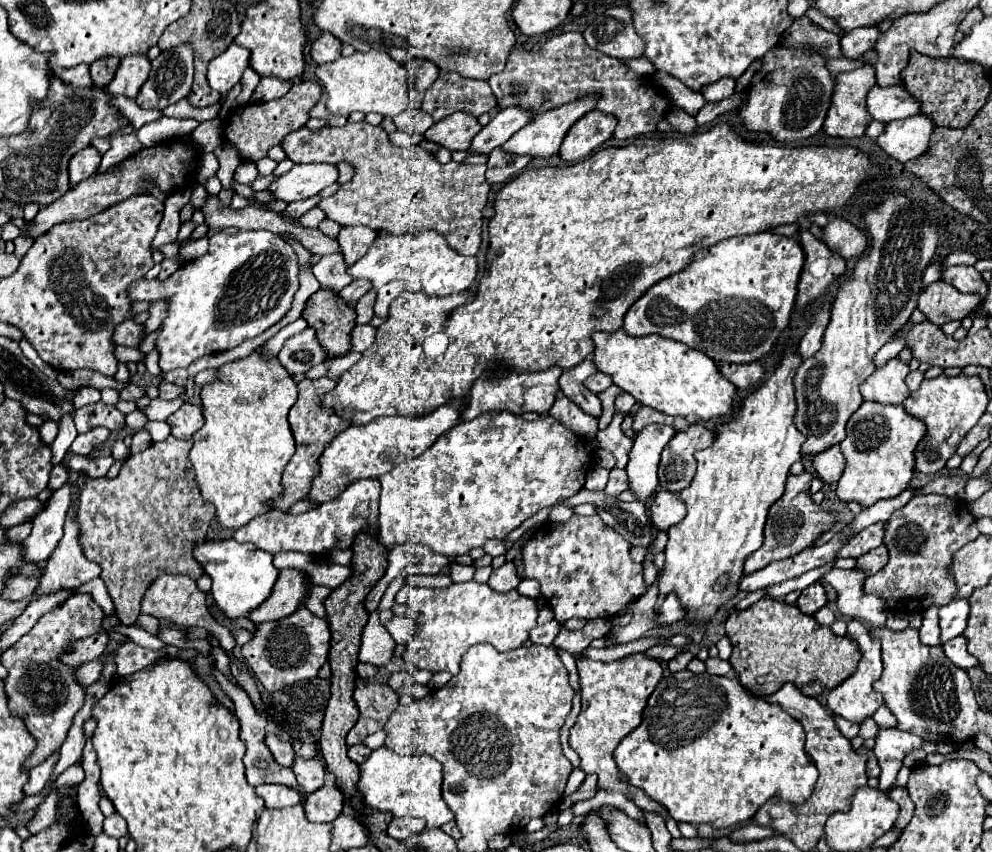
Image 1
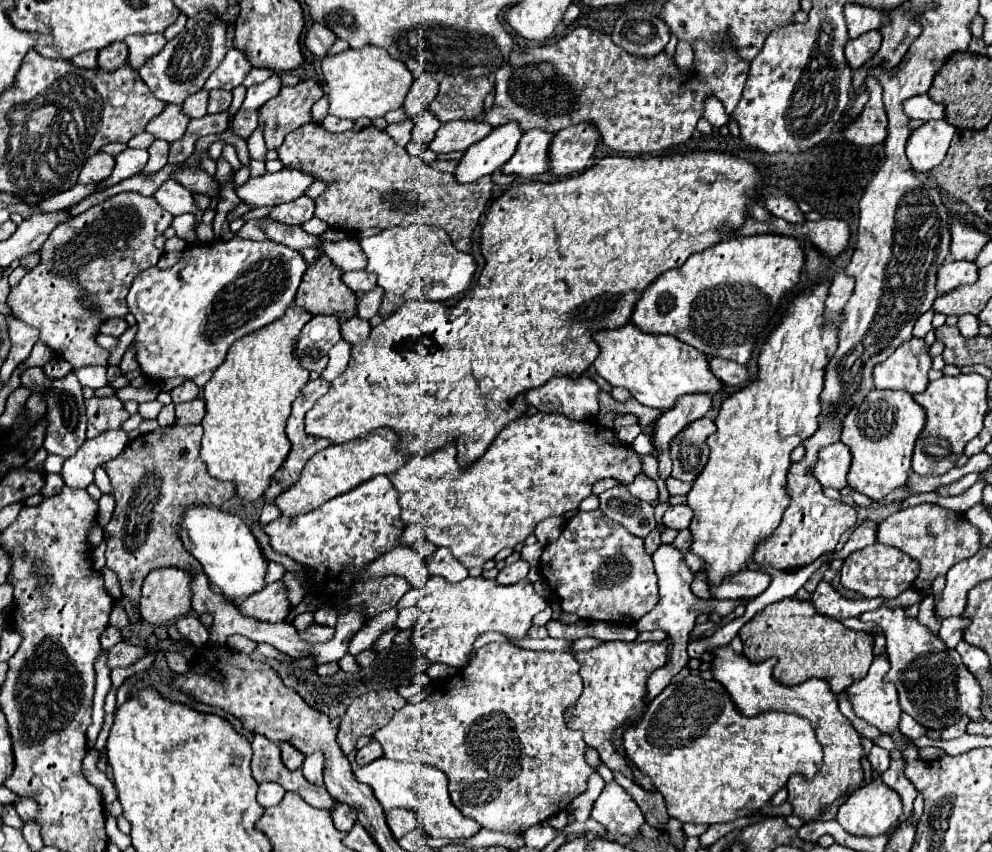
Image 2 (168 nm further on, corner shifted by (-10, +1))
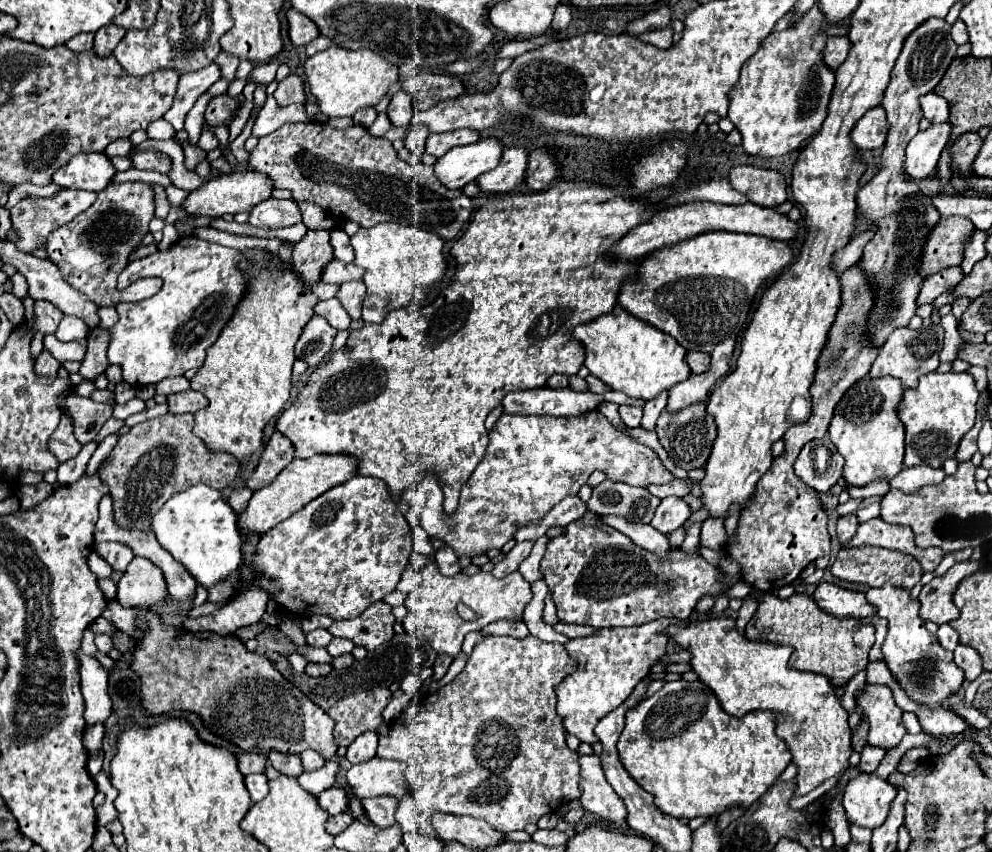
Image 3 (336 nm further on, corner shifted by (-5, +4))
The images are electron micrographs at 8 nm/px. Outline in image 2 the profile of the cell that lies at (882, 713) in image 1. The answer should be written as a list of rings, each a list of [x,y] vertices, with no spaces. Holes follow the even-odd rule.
[[[902,714],[902,716],[900,716],[898,730],[900,730],[902,734],[910,736],[912,740],[916,740],[916,738],[920,738],[920,736],[924,736],[924,734],[926,734],[926,728],[924,728],[924,726],[920,726],[920,724],[918,724],[912,716],[908,716],[908,714]]]

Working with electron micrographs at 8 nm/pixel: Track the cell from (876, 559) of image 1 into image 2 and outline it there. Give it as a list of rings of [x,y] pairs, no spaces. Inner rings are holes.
[[[872,544],[866,546],[858,552],[852,552],[846,560],[844,566],[840,570],[840,582],[844,588],[854,590],[858,594],[862,594],[864,598],[896,598],[898,594],[902,594],[904,590],[910,588],[912,580],[918,574],[918,562],[912,560],[908,554],[890,548],[886,544]]]

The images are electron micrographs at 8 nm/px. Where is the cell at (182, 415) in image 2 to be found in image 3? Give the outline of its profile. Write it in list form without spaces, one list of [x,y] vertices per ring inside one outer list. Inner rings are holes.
[[[187,389],[167,396],[167,404],[171,413],[197,413],[207,405],[207,399],[201,393]]]

